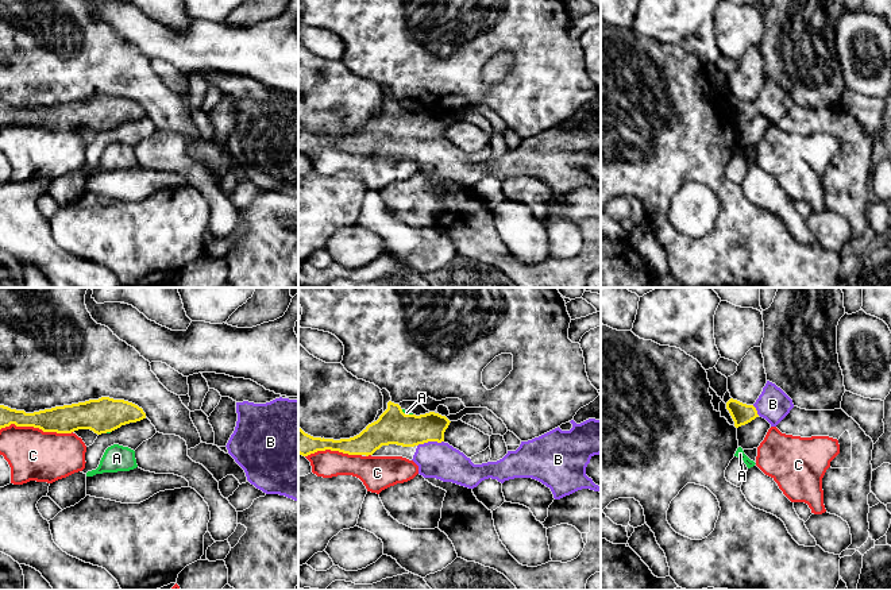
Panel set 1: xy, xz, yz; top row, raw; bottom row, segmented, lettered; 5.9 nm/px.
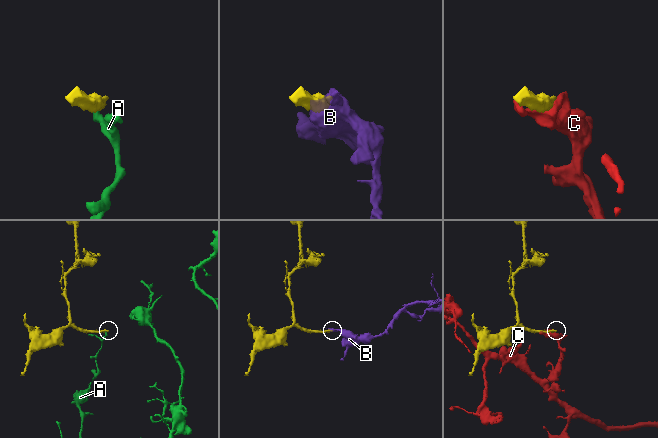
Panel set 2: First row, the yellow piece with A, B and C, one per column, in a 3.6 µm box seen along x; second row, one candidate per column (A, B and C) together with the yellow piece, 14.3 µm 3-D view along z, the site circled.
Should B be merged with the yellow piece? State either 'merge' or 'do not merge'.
merge

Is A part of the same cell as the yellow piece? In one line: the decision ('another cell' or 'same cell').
another cell

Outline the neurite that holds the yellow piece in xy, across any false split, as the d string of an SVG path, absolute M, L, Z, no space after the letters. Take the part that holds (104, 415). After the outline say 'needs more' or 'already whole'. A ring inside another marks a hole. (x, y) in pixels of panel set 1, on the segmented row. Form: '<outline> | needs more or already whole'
M109 397L34 413L0 405L0 429L15 424L16 427L39 428L43 432L72 433L78 429L90 429L101 435L143 419L146 419L146 413L138 405Z | already whole

